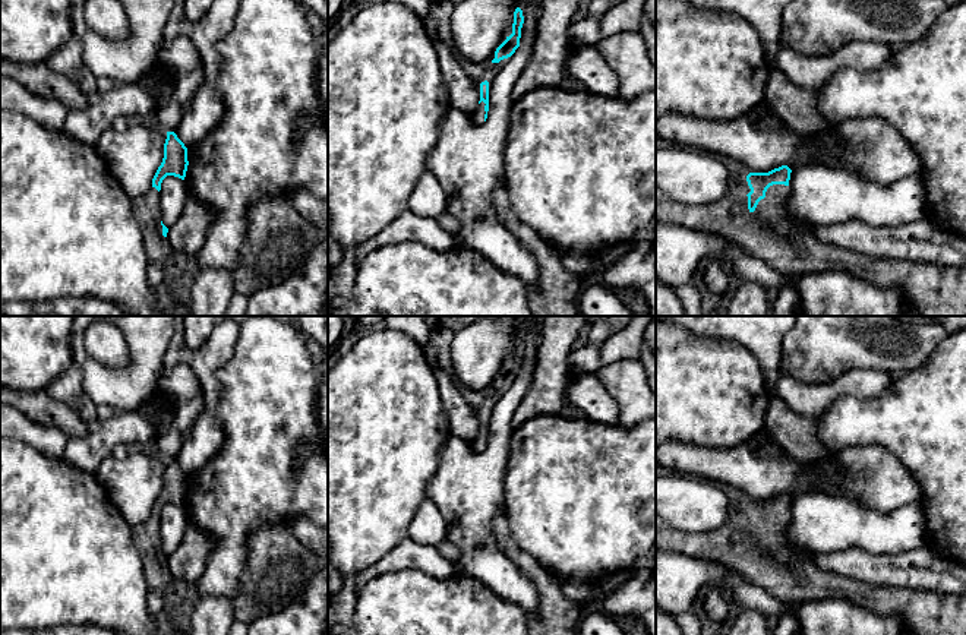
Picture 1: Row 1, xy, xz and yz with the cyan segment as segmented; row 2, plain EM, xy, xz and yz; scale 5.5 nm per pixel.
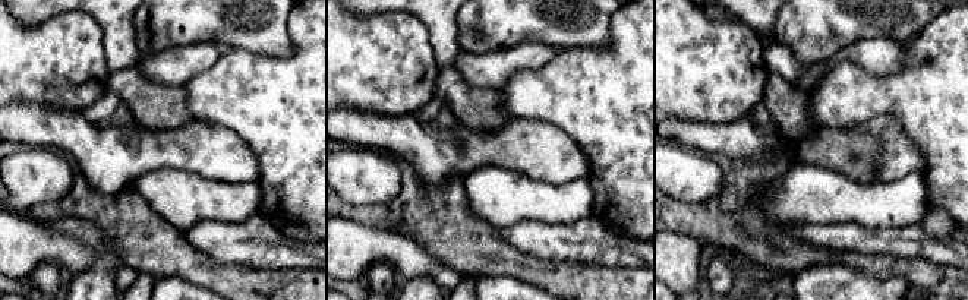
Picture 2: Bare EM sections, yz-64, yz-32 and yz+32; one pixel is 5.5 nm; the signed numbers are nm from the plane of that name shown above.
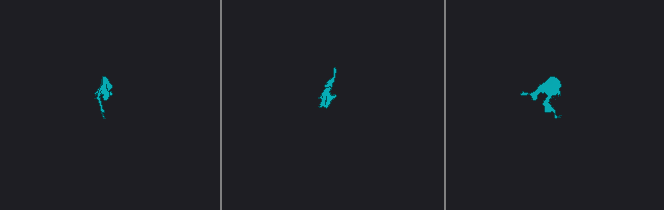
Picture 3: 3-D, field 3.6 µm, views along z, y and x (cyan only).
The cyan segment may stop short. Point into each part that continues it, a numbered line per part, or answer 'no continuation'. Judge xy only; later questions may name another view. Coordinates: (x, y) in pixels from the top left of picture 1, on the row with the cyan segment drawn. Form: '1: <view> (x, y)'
1: xy (147, 209)

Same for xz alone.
1: xz (477, 117)

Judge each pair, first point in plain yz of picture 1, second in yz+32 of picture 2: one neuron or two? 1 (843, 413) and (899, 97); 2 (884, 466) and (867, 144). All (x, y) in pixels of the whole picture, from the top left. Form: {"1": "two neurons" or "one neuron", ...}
{"1": "one neuron", "2": "two neurons"}

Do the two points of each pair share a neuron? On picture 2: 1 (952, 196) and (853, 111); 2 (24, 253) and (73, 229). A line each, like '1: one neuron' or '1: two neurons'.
1: one neuron
2: two neurons

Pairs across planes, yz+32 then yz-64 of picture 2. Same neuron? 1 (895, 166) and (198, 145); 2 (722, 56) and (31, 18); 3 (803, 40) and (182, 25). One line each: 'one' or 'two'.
1: one
2: two
3: one

